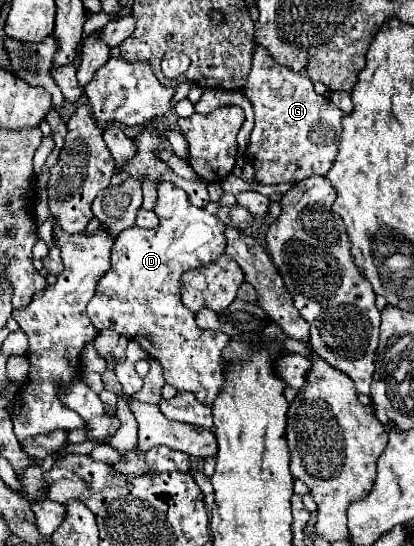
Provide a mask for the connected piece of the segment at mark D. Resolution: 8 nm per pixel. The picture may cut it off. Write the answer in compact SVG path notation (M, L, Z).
M174 183L158 187L154 211L160 219L156 229L130 227L118 235L112 247L112 267L100 279L86 311L96 329L112 329L154 357L162 365L168 385L178 391L190 391L198 401L212 405L226 383L228 361L224 361L224 349L230 345L230 337L200 329L194 313L180 301L180 289L182 275L188 269L200 269L224 255L222 221L194 207L184 189Z

